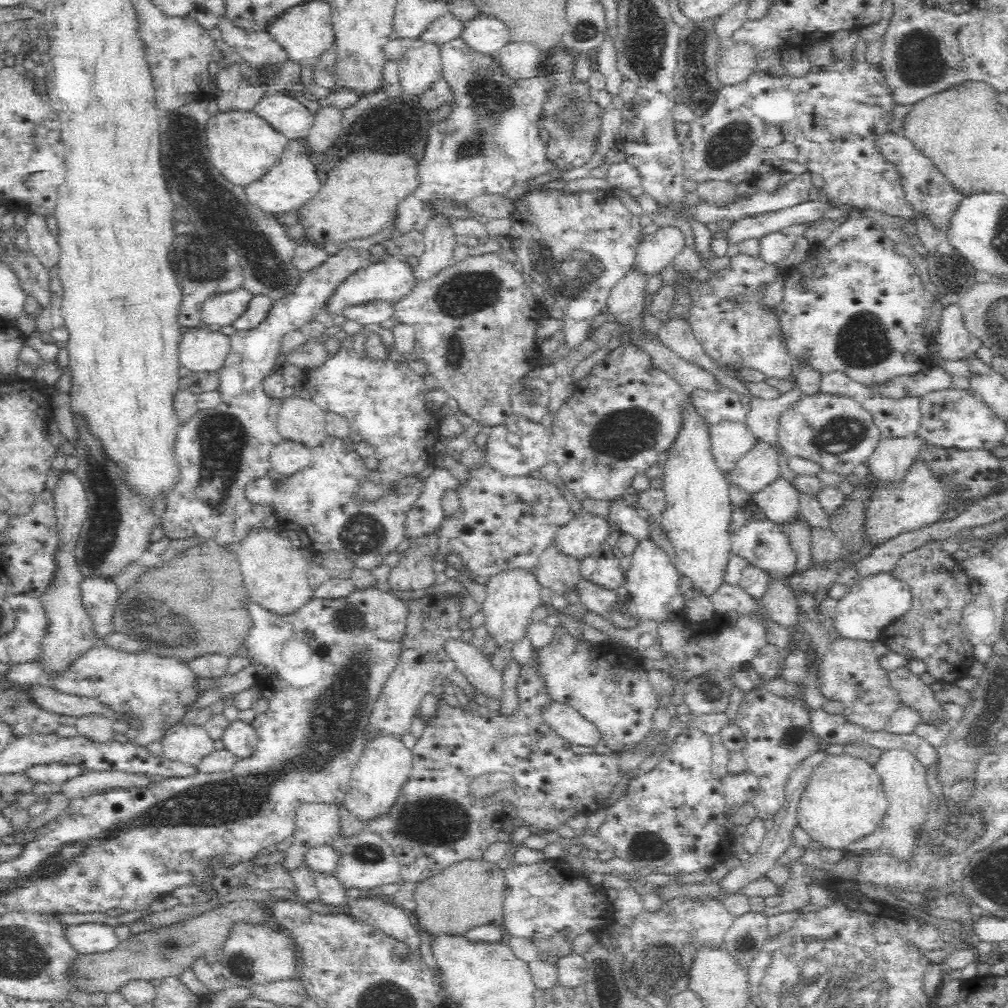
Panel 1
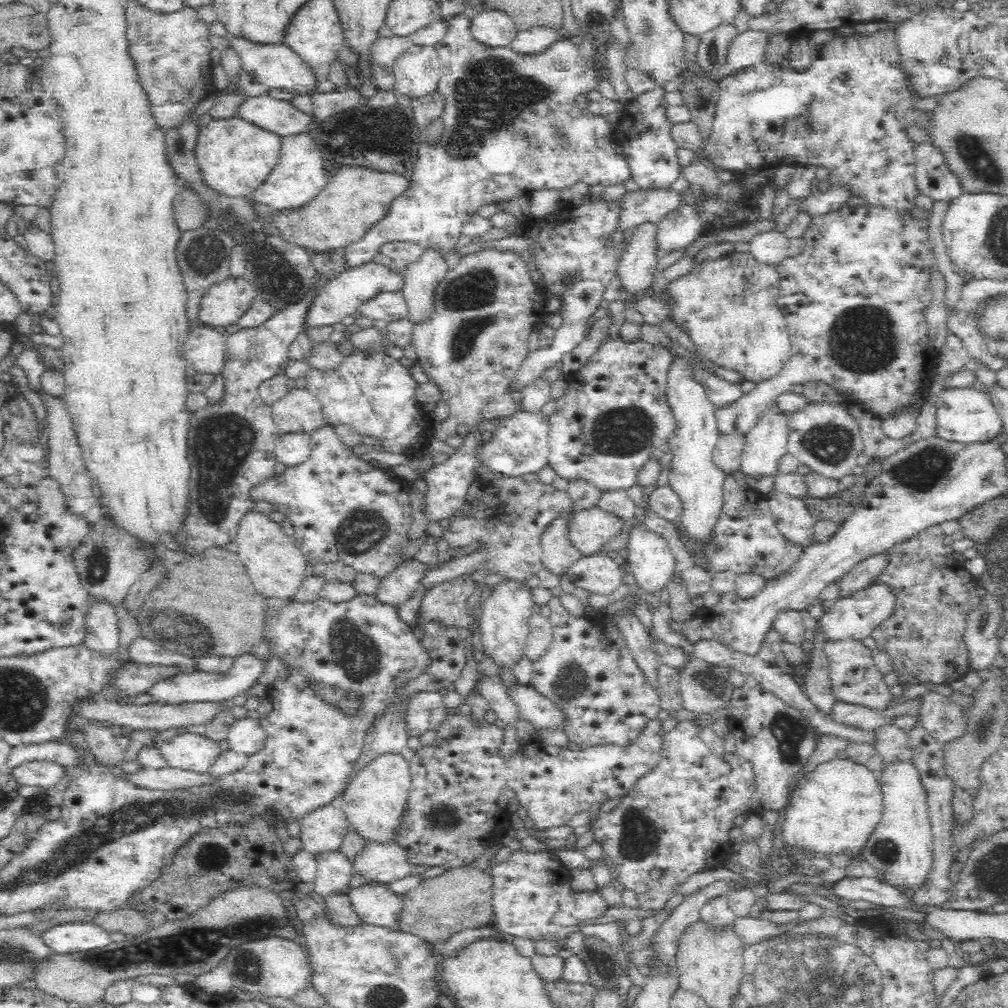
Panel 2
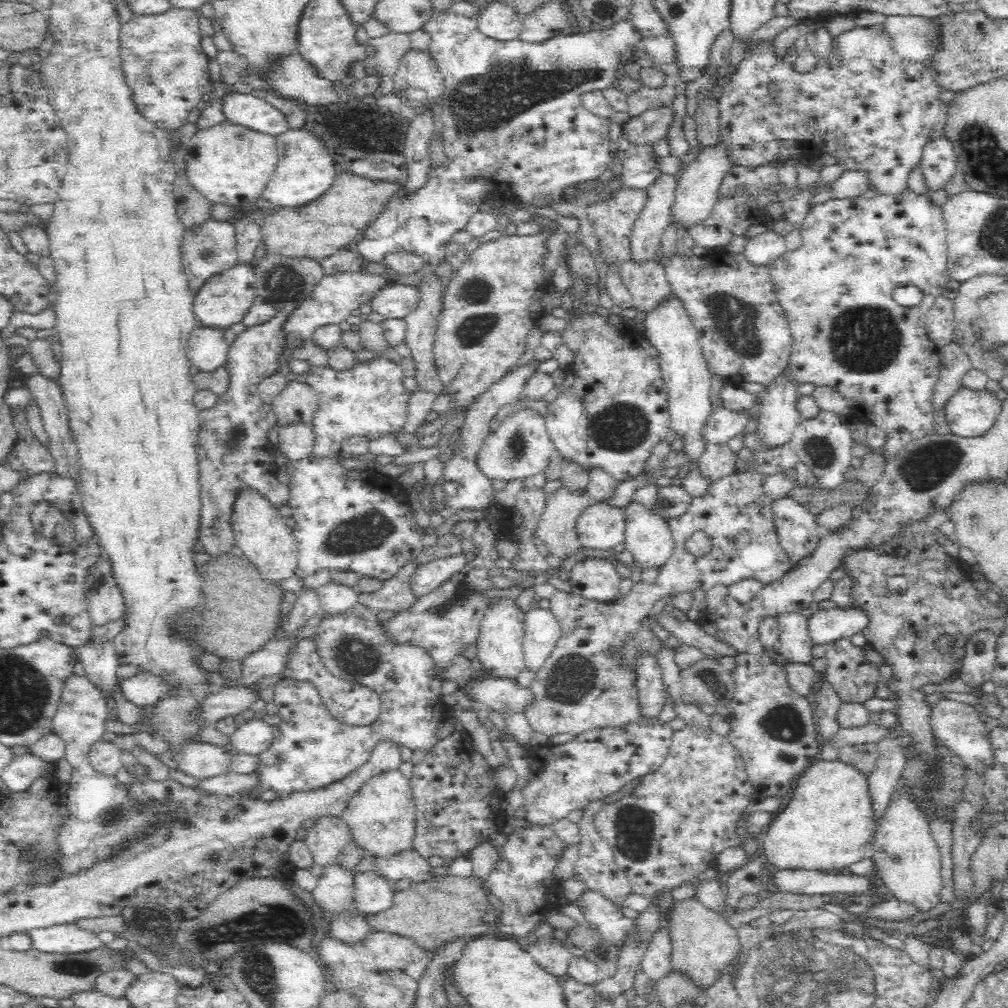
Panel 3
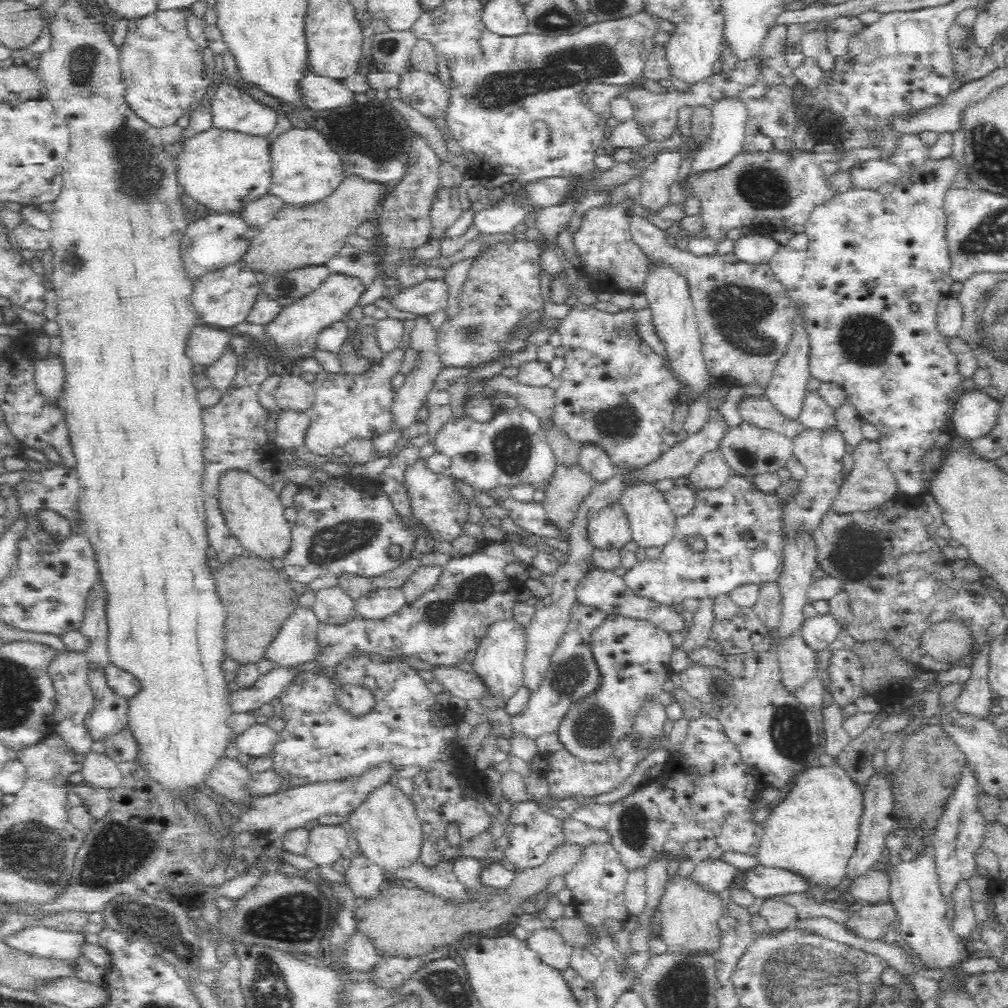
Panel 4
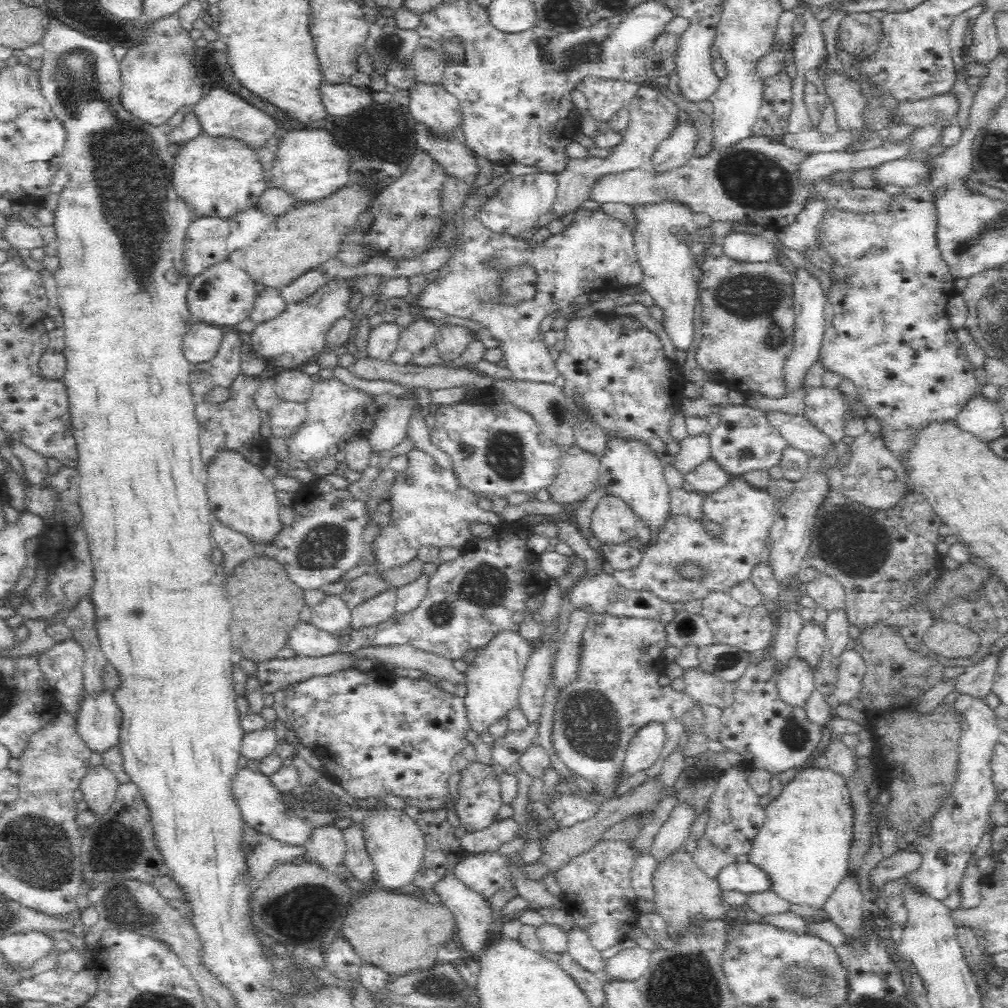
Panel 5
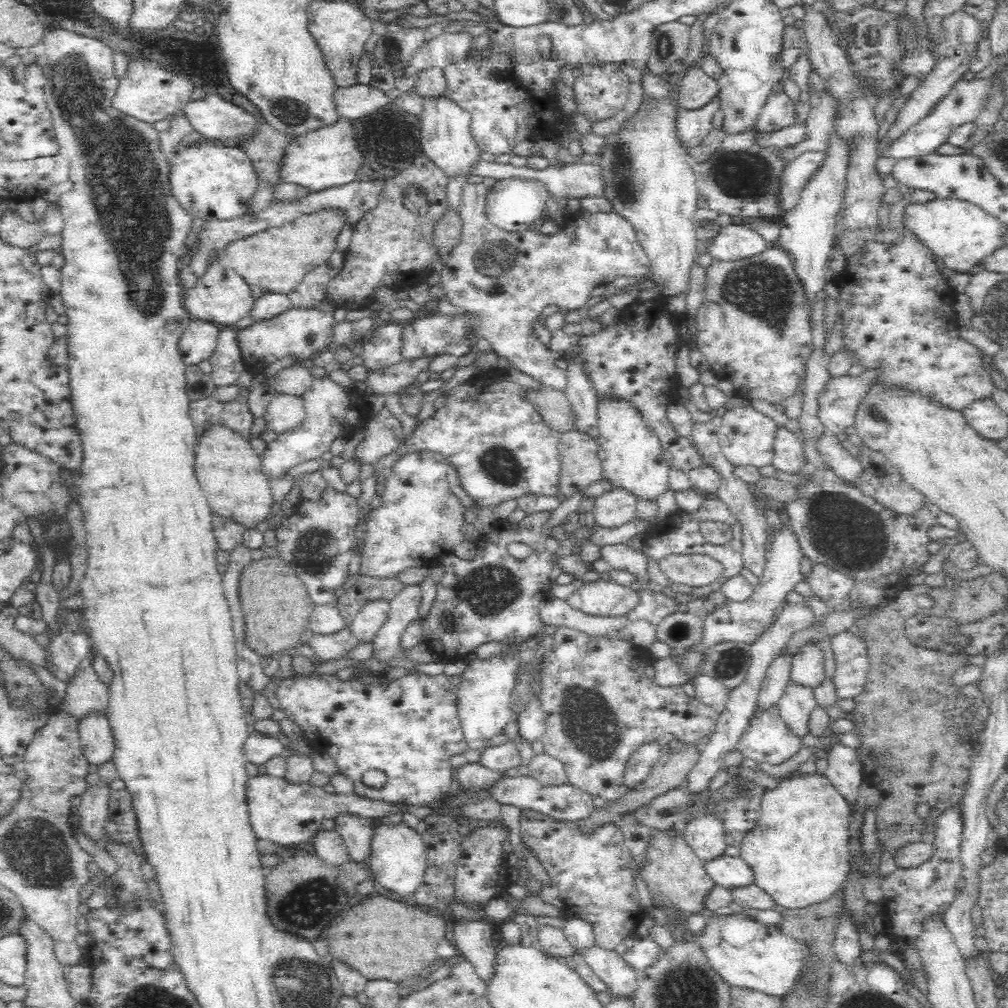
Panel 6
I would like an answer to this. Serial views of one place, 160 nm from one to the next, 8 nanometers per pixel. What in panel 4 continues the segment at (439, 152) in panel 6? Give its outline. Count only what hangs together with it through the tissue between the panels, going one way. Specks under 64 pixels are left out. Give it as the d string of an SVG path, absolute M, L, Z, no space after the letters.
M412 63L408 64L406 72L398 75L398 84L396 86L398 98L412 106L412 108L419 110L422 115L428 118L443 117L450 91L449 87L440 82L438 75L438 72L426 72L425 69L417 68Z

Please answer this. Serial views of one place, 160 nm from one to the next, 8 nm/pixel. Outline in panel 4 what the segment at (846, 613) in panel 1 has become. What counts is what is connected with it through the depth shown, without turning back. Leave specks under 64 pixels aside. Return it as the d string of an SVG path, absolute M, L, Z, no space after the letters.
M831 613L817 615L805 619L800 633L810 648L819 651L828 648L836 640L836 636L842 634L842 630L846 630L852 622L852 613L845 620L838 620Z

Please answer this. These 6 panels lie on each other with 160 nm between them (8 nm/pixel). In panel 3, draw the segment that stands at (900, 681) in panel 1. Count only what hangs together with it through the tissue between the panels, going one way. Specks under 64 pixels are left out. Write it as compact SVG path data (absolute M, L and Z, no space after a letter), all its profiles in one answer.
M943 697L929 705L928 722L940 746L958 755L970 768L982 773L990 765L992 746L984 737L985 719L979 708Z

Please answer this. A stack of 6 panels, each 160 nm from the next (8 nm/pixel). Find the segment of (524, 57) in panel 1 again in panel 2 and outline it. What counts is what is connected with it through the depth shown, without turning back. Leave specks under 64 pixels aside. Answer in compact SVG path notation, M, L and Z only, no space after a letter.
M532 28L530 31L519 32L516 35L507 45L507 49L515 55L534 58L546 52L552 44L557 43L563 33Z

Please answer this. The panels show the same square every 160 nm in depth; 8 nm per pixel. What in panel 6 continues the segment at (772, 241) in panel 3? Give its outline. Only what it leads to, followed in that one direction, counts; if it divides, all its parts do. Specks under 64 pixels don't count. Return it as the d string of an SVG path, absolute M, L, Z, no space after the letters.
M732 223L721 227L709 254L718 260L740 260L768 250L768 242L754 231L753 225Z

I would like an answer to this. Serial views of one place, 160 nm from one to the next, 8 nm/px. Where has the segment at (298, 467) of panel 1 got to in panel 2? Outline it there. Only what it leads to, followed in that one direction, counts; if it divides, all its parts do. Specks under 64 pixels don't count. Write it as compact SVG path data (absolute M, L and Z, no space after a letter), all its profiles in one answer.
M283 433L274 448L276 462L284 464L287 468L304 464L311 454L311 436L302 433Z

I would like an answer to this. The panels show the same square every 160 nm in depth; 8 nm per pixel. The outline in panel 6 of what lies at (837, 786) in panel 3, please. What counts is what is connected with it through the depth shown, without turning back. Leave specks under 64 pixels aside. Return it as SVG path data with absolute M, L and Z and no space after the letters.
M818 771L815 774L799 774L798 776L790 776L784 778L772 790L767 790L764 800L761 802L761 815L757 820L753 829L748 831L744 842L741 844L741 857L750 865L750 868L755 874L755 884L758 885L764 892L767 892L780 906L786 909L801 909L806 908L825 900L828 900L832 895L840 892L841 886L848 872L848 838L849 838L849 816L851 814L851 806L846 797L839 791L837 785L829 779L825 773Z

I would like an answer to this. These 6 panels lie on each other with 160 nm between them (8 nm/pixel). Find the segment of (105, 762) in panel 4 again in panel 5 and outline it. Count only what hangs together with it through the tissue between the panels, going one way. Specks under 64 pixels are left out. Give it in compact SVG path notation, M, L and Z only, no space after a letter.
M102 763L87 768L78 788L83 793L88 808L95 810L98 815L114 802L118 785L116 772Z

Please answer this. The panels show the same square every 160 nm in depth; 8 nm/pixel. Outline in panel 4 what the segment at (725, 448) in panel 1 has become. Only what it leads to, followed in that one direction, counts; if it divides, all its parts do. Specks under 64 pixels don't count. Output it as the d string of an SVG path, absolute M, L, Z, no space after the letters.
M721 448L705 450L698 465L688 474L694 490L721 488L733 475Z

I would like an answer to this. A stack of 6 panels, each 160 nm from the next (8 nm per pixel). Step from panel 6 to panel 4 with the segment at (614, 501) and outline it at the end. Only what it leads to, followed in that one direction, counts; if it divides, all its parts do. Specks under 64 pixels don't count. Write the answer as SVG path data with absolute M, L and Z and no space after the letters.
M611 504L590 516L587 521L586 535L590 546L595 549L621 549L631 542L630 528L623 507Z

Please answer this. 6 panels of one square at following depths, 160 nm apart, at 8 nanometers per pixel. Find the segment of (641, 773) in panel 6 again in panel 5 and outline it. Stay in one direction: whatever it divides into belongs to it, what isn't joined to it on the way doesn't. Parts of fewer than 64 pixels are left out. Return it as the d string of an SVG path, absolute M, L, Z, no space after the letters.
M652 720L632 734L623 762L630 773L650 768L661 759L660 753L666 742L664 725L661 720Z

